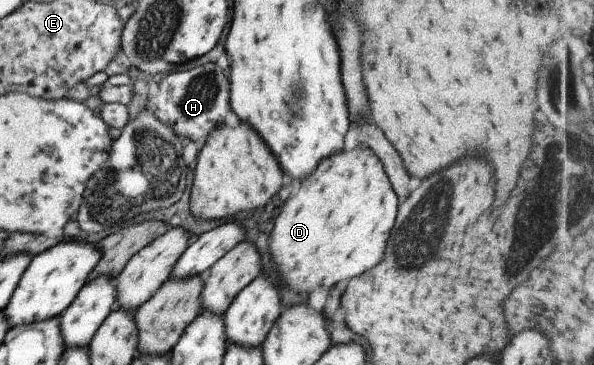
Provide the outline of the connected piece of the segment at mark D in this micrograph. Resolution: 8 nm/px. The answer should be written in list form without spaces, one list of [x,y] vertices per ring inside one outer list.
[[[368,148],[340,149],[322,158],[284,202],[270,232],[270,256],[282,274],[276,279],[290,284],[297,293],[309,294],[318,284],[328,288],[376,266],[394,224],[397,205],[380,160]]]

